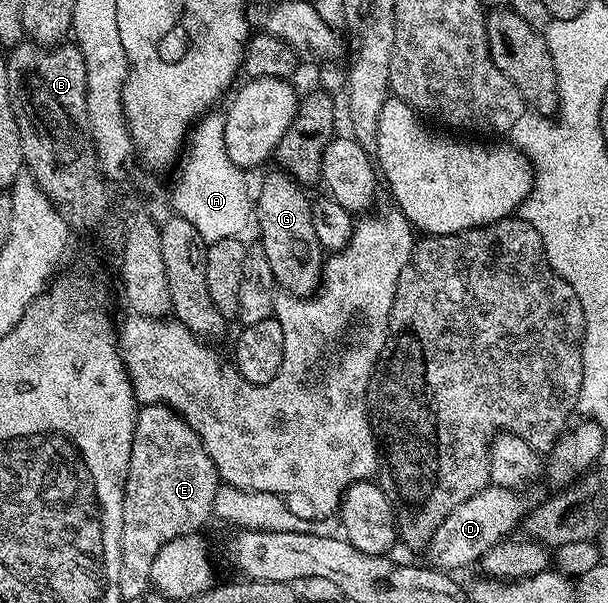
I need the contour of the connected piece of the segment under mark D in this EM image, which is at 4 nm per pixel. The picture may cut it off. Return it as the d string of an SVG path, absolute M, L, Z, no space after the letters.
M489 484L482 492L470 496L466 504L458 504L450 516L438 526L438 532L430 540L426 548L427 561L433 567L445 572L457 572L471 562L479 563L485 552L497 542L503 542L515 526L521 525L526 514L526 506L520 503L515 489L507 486L494 486Z

